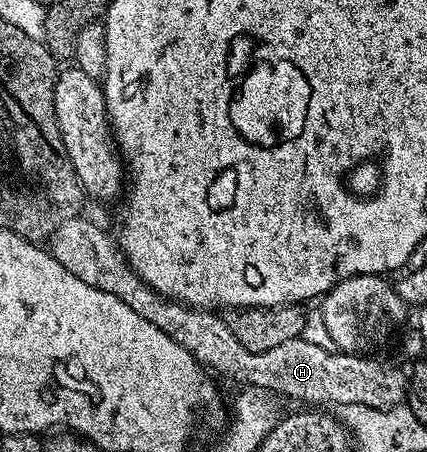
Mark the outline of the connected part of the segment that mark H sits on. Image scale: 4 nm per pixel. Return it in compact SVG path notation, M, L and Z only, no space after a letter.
M78 217L65 222L49 238L49 251L53 257L81 283L116 296L137 315L185 347L201 365L236 381L236 386L266 389L272 395L307 401L303 403L313 407L361 404L386 410L404 404L408 374L399 369L390 369L387 365L379 366L377 362L370 361L370 356L332 351L326 344L323 346L315 341L307 341L306 336L289 339L289 343L281 343L281 347L272 347L270 351L249 351L249 347L242 346L241 341L233 335L231 324L225 317L223 319L210 310L192 309L177 301L170 301L149 288L133 271L127 257L120 251L118 242L85 218Z

